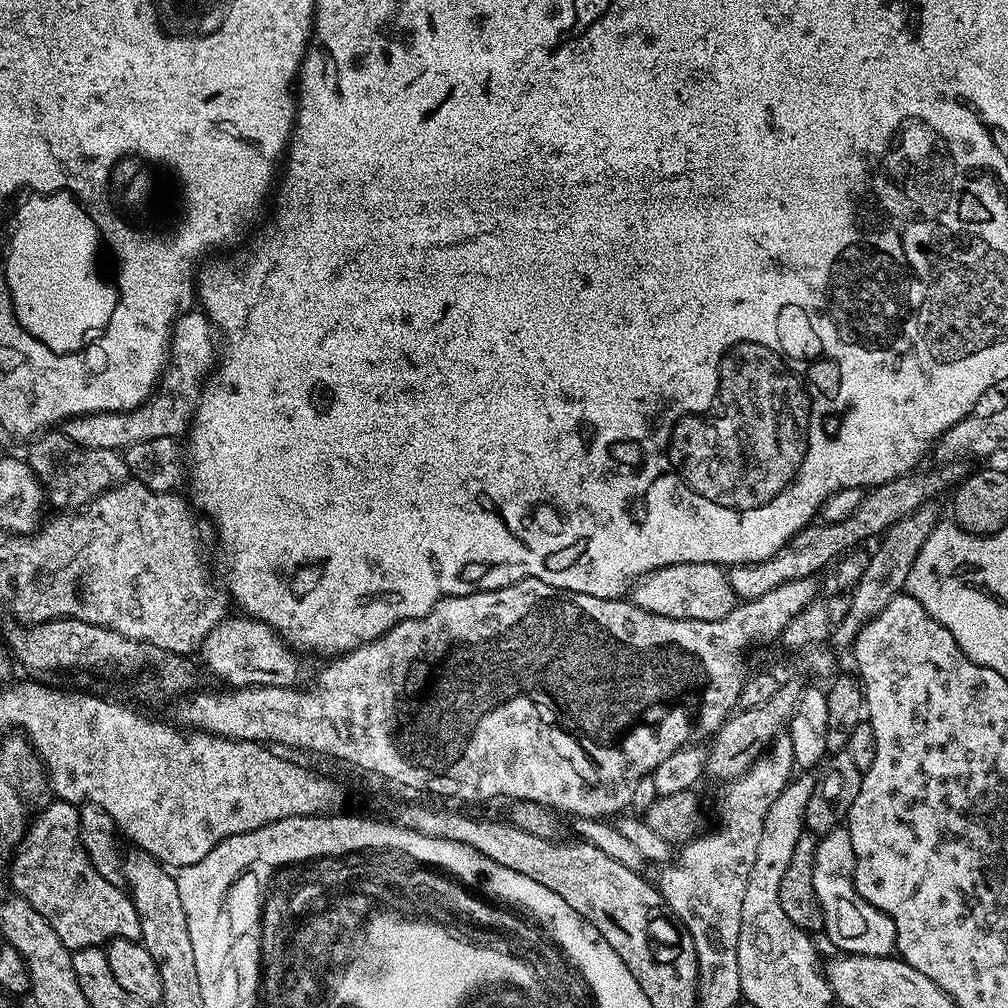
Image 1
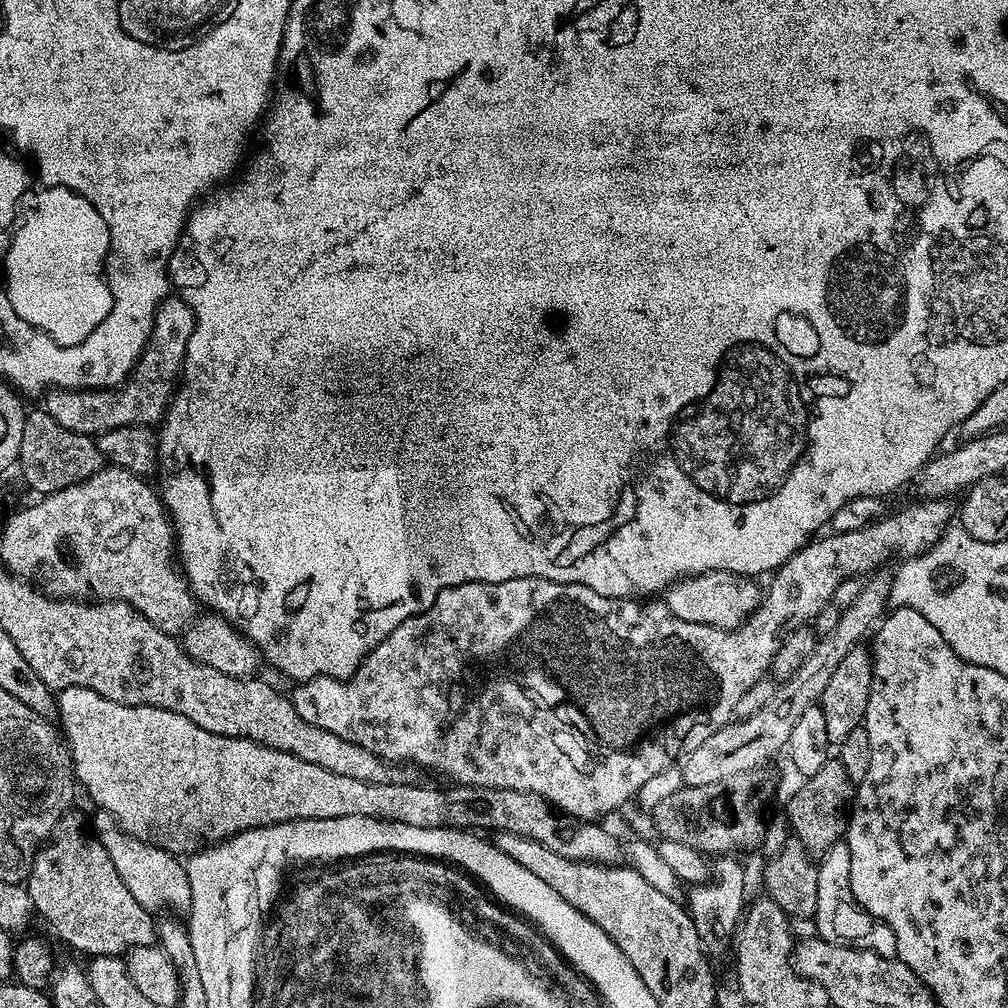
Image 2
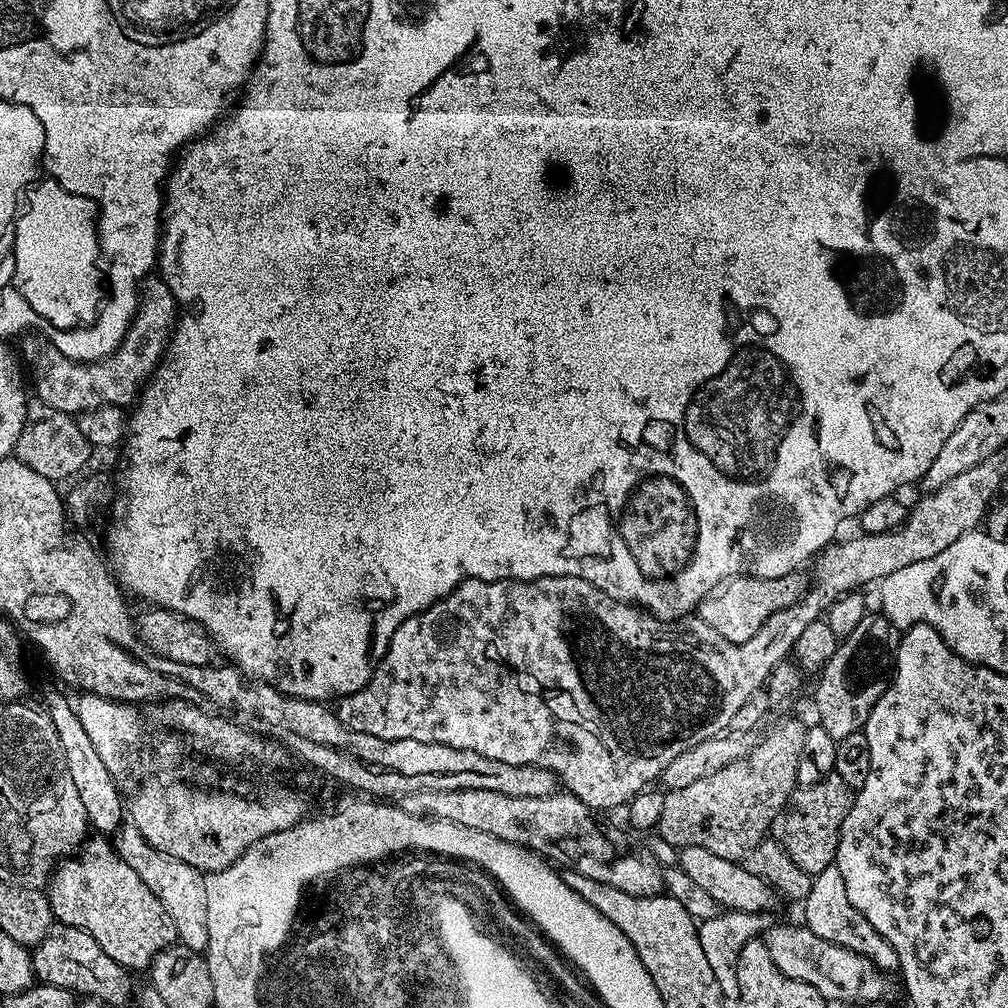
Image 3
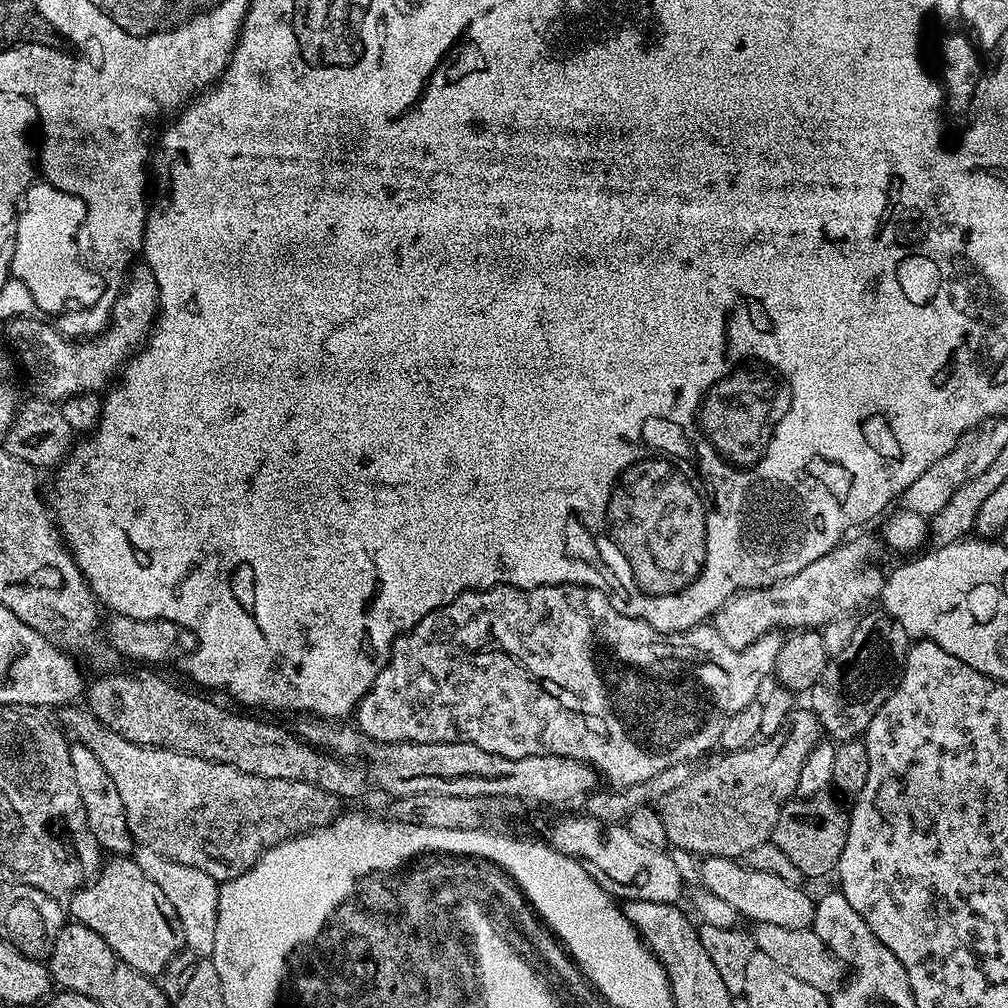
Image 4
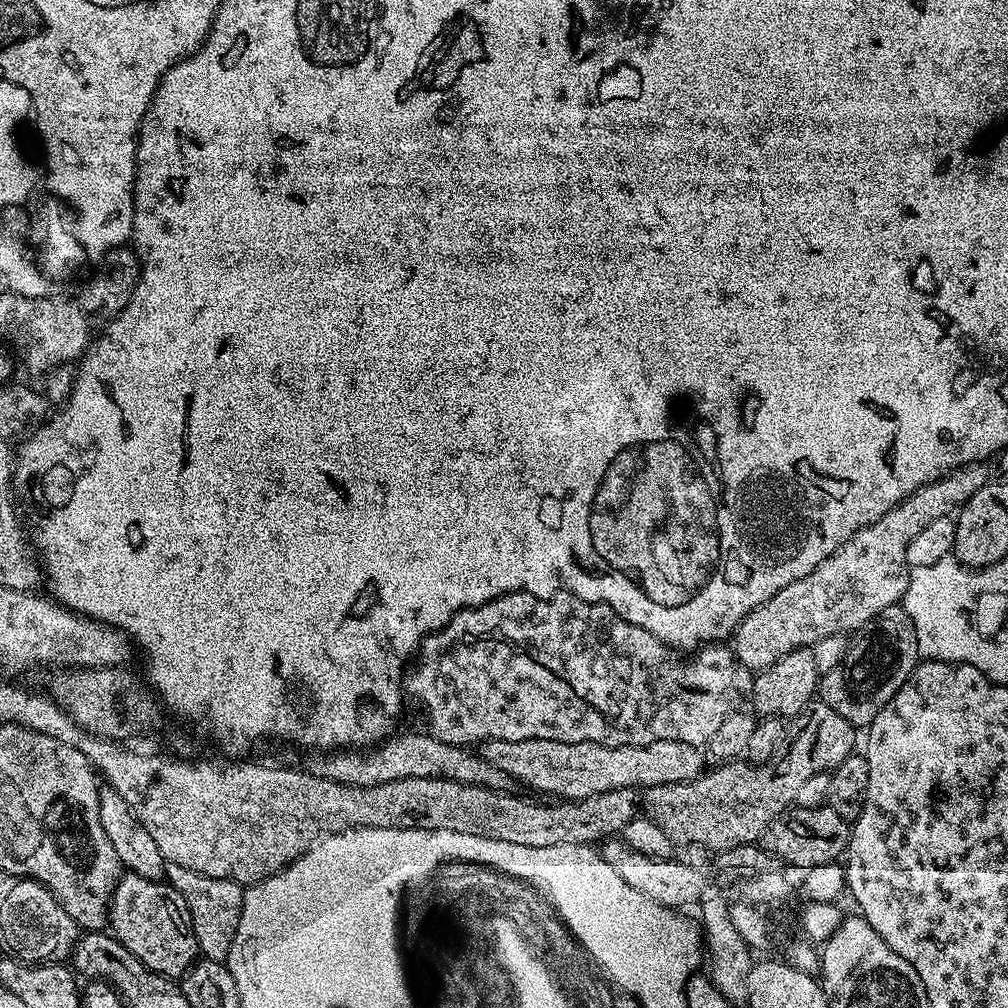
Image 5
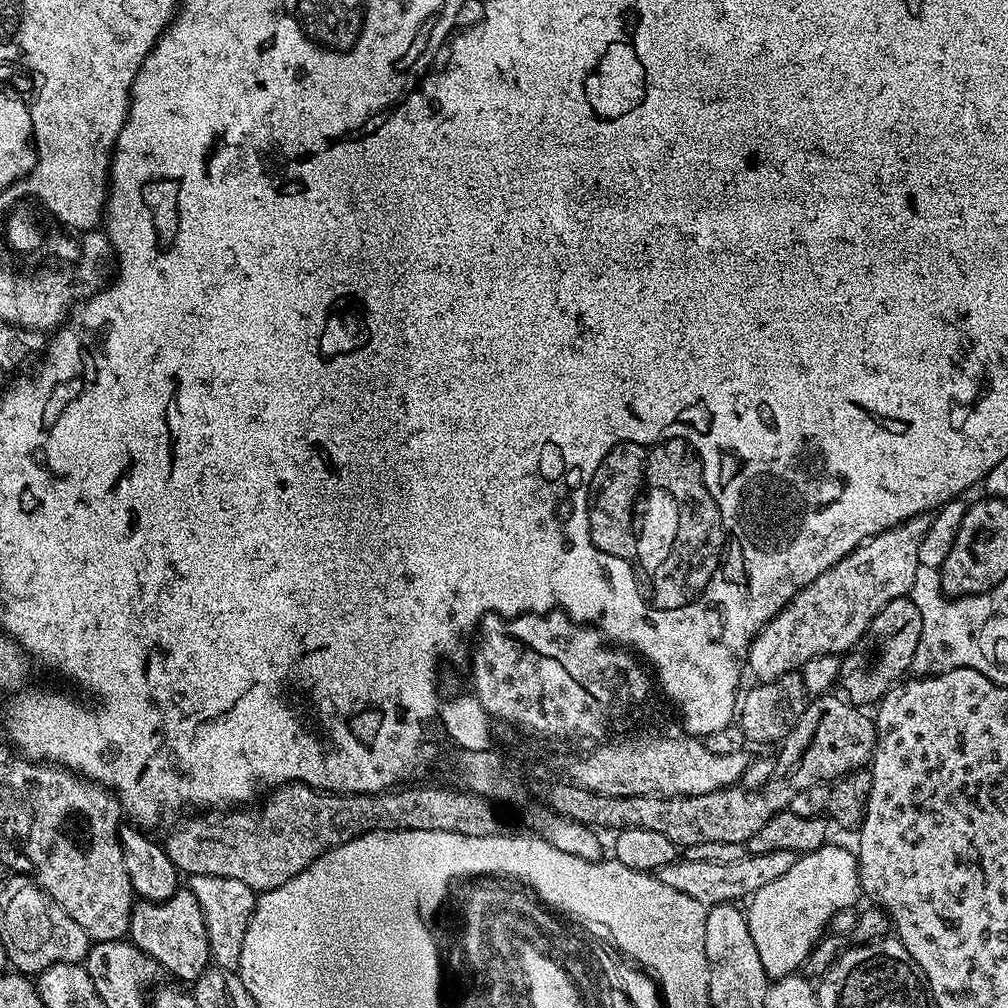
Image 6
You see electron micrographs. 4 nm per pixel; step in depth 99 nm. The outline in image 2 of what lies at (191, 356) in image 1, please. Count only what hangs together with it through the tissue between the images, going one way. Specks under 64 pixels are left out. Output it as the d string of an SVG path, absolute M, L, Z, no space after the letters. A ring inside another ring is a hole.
M170 294L160 301L152 333L136 369L119 388L52 390L43 397L43 411L49 412L58 426L66 426L66 430L93 438L106 431L118 430L119 427L159 425L176 395L178 381L184 371L186 346L190 342L190 334L194 334L195 325L194 310L190 310L190 306L179 294Z

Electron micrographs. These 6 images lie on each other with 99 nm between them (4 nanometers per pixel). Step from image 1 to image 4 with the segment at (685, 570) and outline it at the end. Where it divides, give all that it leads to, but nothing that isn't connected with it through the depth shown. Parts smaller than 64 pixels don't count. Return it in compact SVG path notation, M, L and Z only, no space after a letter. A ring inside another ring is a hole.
M845 539L822 554L822 558L810 562L806 570L798 570L798 574L782 582L737 593L716 612L712 626L728 646L745 649L768 632L819 630L834 618L855 613L855 608L870 603L883 593L886 576L872 565L875 542L851 539Z

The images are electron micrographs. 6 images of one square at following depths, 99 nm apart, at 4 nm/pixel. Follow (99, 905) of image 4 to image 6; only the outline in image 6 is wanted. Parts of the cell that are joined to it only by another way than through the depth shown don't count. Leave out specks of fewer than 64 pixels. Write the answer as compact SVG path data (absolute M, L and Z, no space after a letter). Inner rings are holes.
M181 886L170 898L162 902L140 900L132 905L132 917L128 927L131 943L142 949L150 958L154 958L165 973L177 976L180 980L195 982L210 967L212 951L206 934L206 918L202 918L202 906L198 906L198 898L186 886Z

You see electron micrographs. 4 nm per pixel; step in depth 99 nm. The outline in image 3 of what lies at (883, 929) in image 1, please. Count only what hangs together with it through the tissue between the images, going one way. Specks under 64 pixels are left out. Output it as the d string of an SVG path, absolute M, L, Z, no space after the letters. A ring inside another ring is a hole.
M834 866L812 876L810 894L803 900L802 908L803 923L810 930L814 930L814 934L846 950L862 954L867 960L876 963L876 967L881 970L899 969L900 963L898 954L894 954L894 946L890 946L890 942L886 942L886 938L882 938L882 934L878 934L878 930L874 930L874 926L870 926L870 922L866 922L866 918L858 914L858 910L854 910L854 906L850 906L850 898L846 898L846 882L842 882L842 874Z

